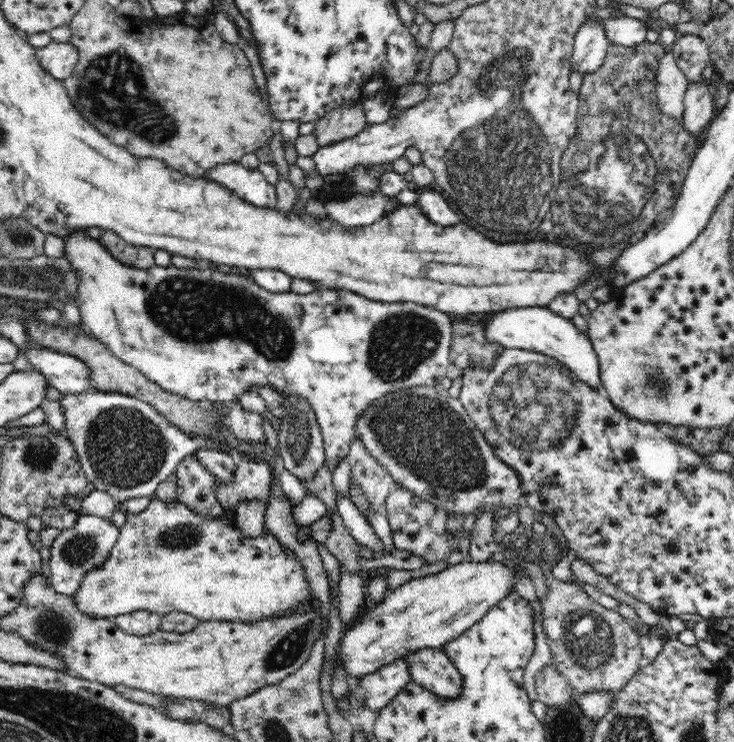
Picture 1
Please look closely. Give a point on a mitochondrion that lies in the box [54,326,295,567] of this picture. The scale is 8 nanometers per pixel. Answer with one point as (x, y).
(125, 449)

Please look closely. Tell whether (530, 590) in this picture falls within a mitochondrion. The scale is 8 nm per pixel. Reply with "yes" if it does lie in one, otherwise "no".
no

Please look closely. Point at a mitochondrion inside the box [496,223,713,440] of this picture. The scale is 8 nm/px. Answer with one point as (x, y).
(655, 379)

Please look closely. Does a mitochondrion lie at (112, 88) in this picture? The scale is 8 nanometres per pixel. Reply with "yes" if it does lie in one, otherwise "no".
yes

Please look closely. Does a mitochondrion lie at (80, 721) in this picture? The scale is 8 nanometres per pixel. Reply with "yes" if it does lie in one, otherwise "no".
yes

